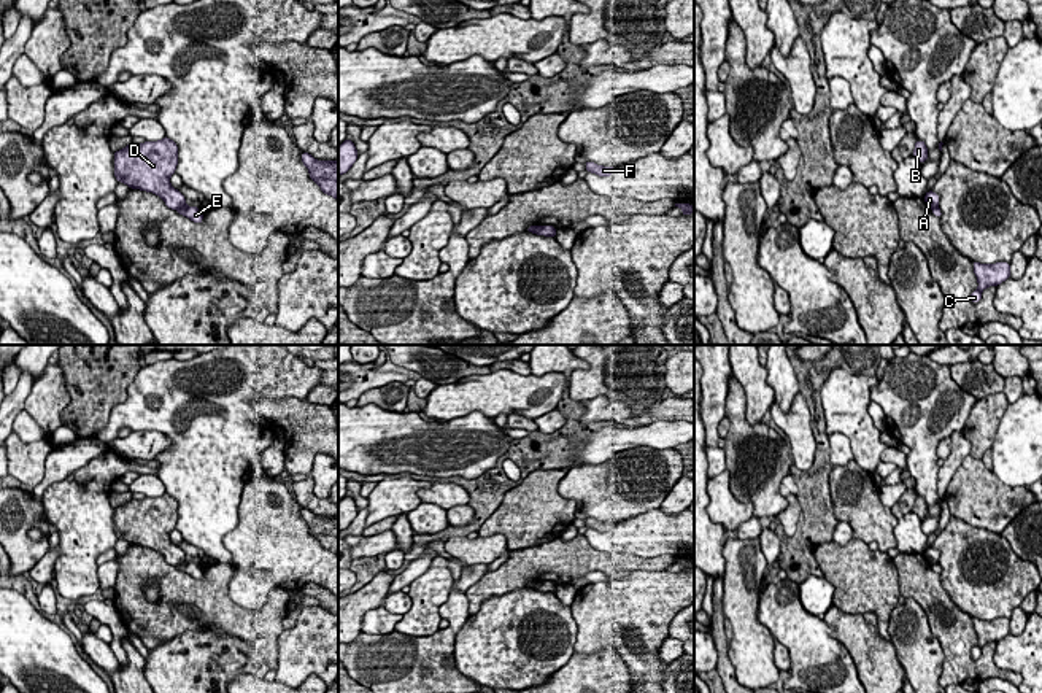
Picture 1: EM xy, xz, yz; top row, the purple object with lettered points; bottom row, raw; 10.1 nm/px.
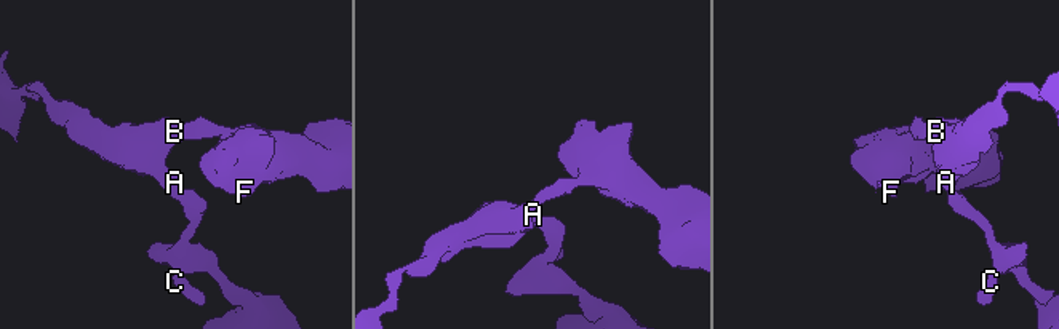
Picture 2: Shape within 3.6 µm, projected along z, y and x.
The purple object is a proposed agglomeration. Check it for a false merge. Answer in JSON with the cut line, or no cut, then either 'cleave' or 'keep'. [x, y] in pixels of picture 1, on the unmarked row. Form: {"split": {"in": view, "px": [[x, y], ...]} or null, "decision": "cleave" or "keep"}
{"split": {"in": "xy", "px": [[186, 561], [177, 566]]}, "decision": "cleave"}

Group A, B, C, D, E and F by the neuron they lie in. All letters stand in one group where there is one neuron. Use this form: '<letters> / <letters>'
A B D F / C E

